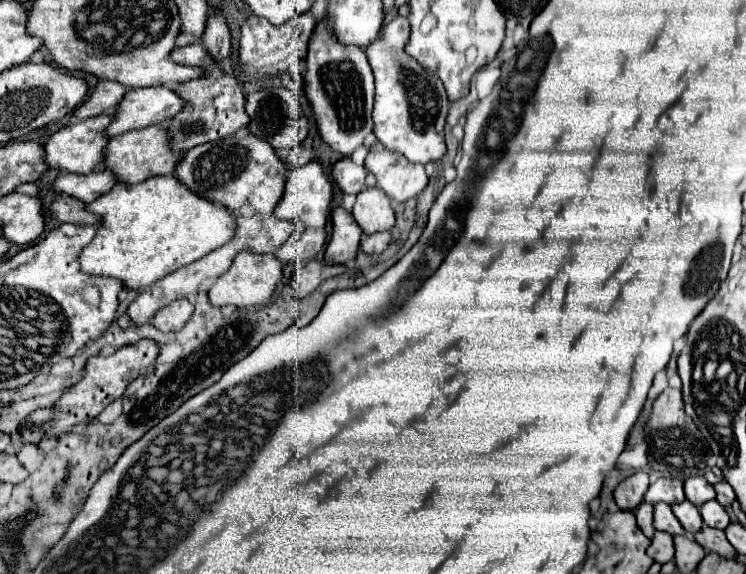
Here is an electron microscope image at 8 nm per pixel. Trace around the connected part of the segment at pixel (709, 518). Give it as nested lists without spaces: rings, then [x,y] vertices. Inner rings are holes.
[[[709,500],[699,508],[703,522],[711,528],[727,528],[729,526],[729,514],[717,500]]]

